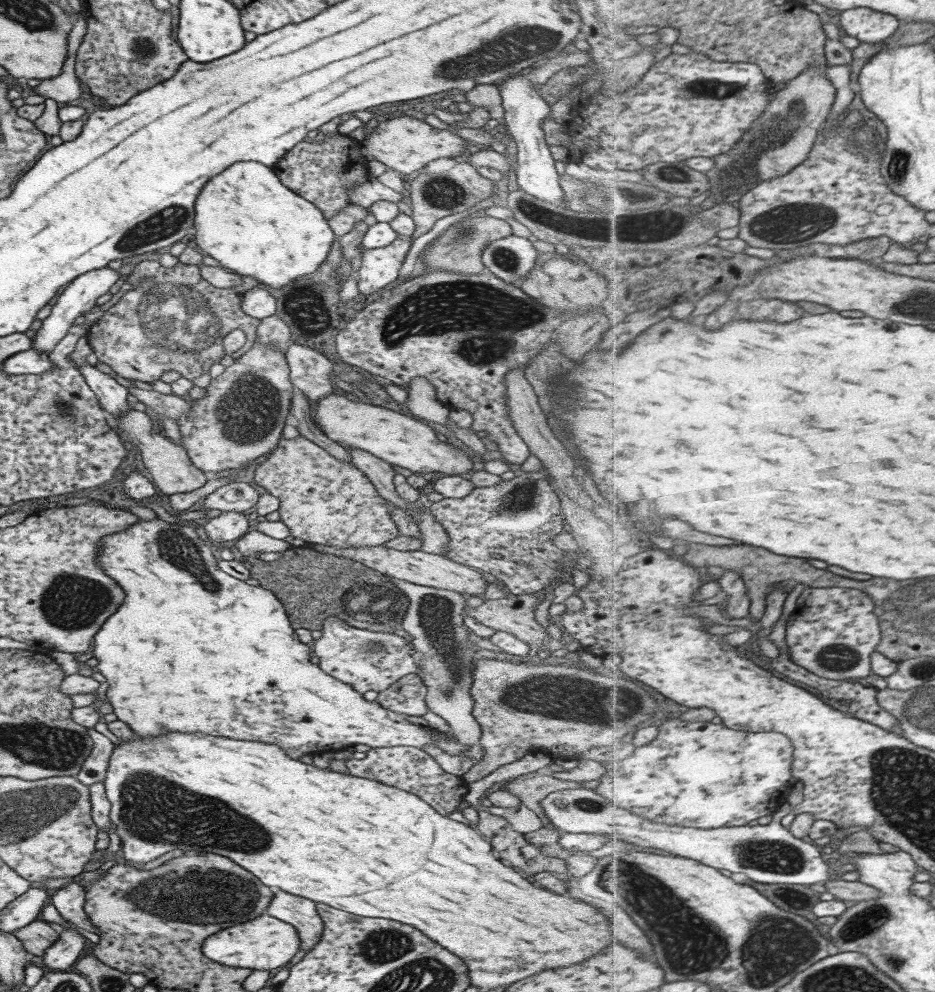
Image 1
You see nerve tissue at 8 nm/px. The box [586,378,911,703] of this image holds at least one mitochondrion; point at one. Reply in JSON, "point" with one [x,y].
{"point":[836,657]}

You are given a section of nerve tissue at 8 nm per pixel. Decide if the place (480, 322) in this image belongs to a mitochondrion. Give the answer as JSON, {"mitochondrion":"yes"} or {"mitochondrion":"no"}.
{"mitochondrion":"yes"}

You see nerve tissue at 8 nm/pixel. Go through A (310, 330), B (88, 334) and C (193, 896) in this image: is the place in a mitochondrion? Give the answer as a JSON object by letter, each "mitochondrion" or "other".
{"A":"mitochondrion","B":"other","C":"mitochondrion"}

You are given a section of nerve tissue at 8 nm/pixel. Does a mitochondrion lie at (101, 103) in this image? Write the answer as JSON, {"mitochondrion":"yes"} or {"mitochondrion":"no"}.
{"mitochondrion":"no"}

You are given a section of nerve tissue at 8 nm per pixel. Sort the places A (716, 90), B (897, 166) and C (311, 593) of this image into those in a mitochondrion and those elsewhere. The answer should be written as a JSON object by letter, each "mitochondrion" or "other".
{"A":"mitochondrion","B":"mitochondrion","C":"mitochondrion"}

